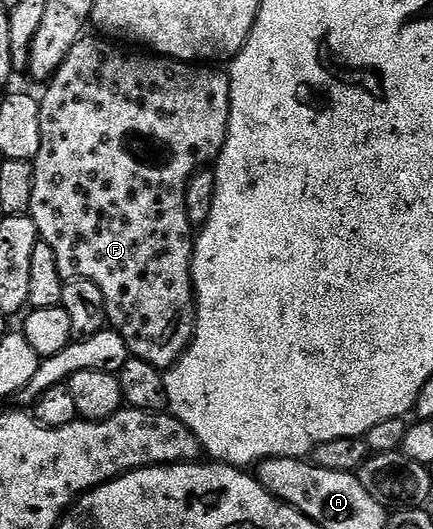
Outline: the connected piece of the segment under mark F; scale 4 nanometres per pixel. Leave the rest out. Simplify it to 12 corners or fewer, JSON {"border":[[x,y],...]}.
{"border":[[84,37],[39,99],[29,212],[132,357],[195,332],[185,193],[211,65]]}

